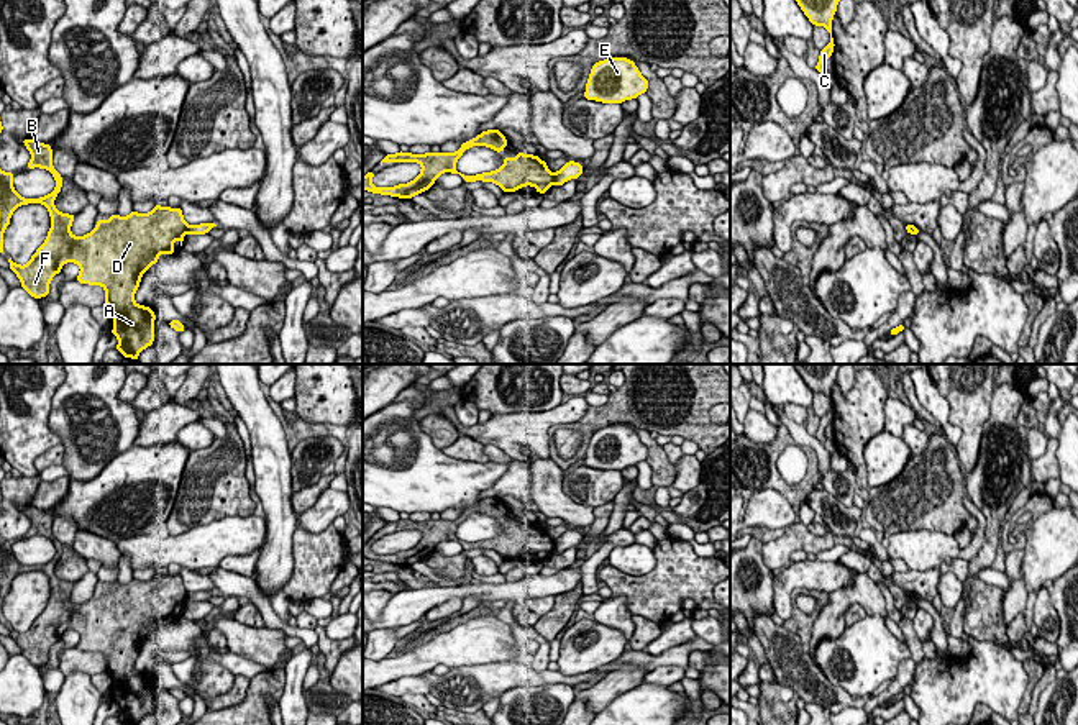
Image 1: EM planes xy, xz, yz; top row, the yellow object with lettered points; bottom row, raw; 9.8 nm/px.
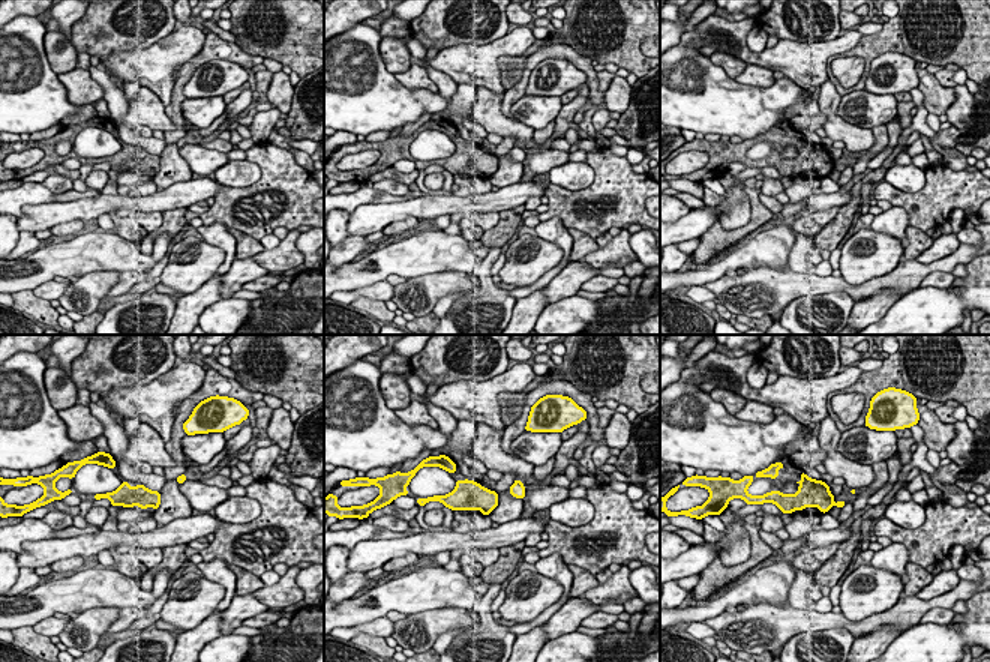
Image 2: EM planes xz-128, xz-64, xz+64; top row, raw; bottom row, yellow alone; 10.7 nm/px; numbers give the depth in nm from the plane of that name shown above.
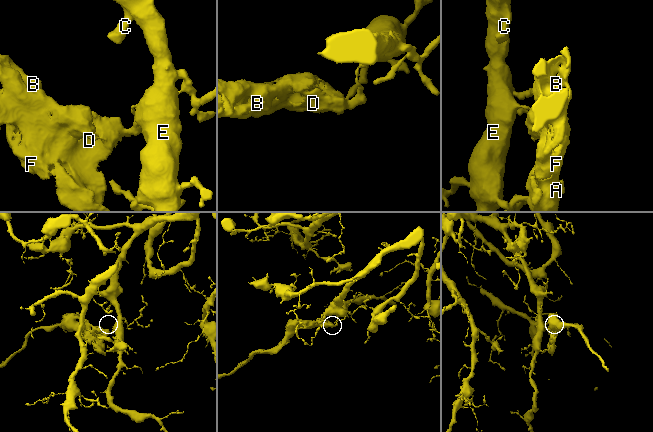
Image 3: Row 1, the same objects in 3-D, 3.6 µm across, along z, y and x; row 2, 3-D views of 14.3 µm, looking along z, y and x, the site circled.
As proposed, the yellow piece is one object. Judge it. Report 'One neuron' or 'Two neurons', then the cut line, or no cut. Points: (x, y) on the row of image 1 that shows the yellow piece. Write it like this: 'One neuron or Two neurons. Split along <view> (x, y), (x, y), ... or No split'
Two neurons. Split along xz (552, 174), (555, 184)

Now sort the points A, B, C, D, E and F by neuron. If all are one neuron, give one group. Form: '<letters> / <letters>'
A B D F / C E

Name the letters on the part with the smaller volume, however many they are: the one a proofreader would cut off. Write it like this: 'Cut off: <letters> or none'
Cut off: A, B, D, F

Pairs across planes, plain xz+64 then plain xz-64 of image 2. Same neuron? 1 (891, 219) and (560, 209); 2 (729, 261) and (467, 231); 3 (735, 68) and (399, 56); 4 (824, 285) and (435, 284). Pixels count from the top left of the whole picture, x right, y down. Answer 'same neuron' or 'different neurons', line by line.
1: different neurons
2: different neurons
3: same neuron
4: same neuron

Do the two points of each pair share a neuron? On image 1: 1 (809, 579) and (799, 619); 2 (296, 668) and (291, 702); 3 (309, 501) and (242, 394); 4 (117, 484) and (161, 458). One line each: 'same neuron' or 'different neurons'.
1: different neurons
2: same neuron
3: different neurons
4: same neuron

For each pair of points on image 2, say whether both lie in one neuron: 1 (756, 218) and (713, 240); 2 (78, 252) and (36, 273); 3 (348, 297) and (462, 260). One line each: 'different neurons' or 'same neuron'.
1: same neuron
2: same neuron
3: different neurons

